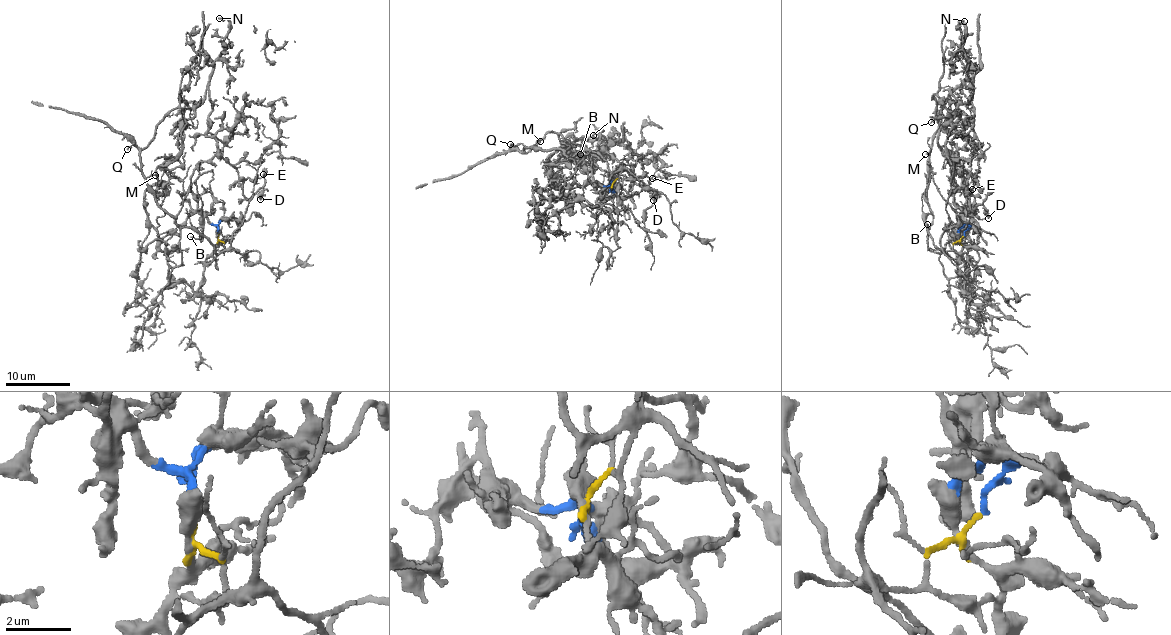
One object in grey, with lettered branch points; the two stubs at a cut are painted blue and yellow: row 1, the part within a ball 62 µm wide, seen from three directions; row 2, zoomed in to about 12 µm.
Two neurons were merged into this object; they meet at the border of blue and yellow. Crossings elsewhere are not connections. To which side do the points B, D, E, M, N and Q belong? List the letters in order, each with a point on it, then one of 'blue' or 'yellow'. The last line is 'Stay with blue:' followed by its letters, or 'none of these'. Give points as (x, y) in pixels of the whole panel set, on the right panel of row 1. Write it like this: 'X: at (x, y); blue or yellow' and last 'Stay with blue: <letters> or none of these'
B: at (927, 224); yellow
D: at (988, 218); blue
E: at (972, 189); blue
M: at (925, 154); yellow
N: at (964, 21); blue
Q: at (931, 122); yellow
Stay with blue: D, E, N

